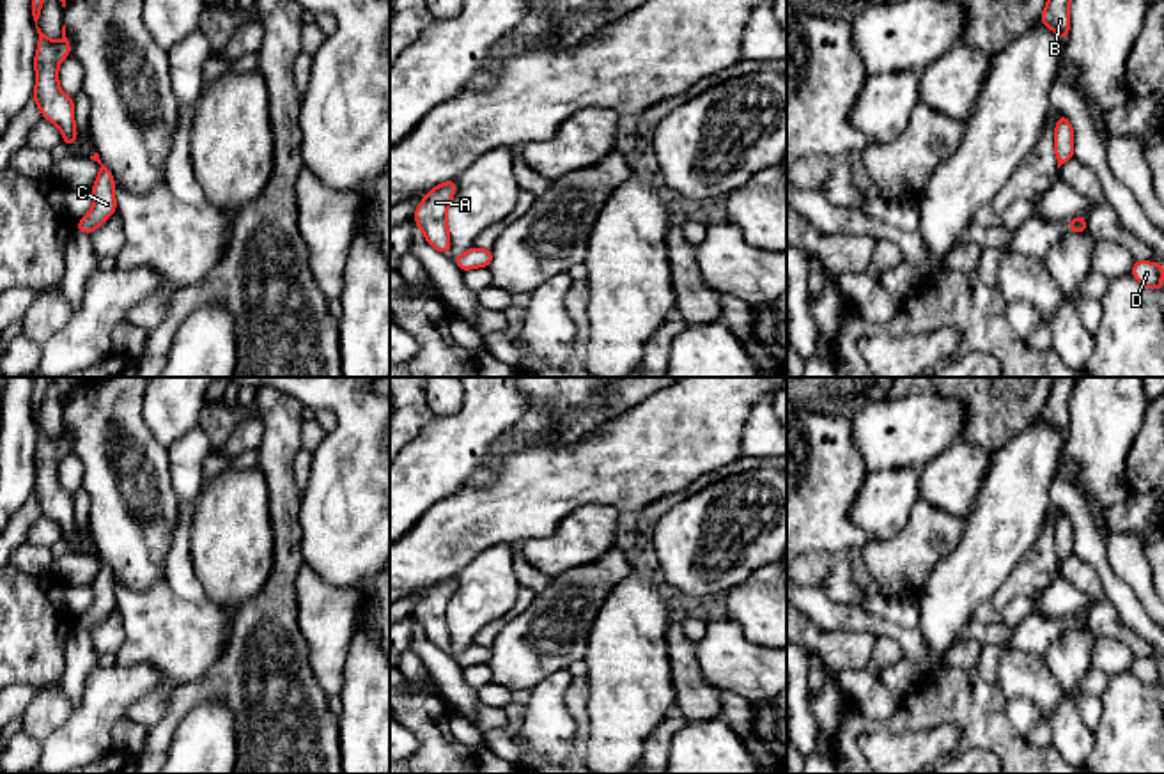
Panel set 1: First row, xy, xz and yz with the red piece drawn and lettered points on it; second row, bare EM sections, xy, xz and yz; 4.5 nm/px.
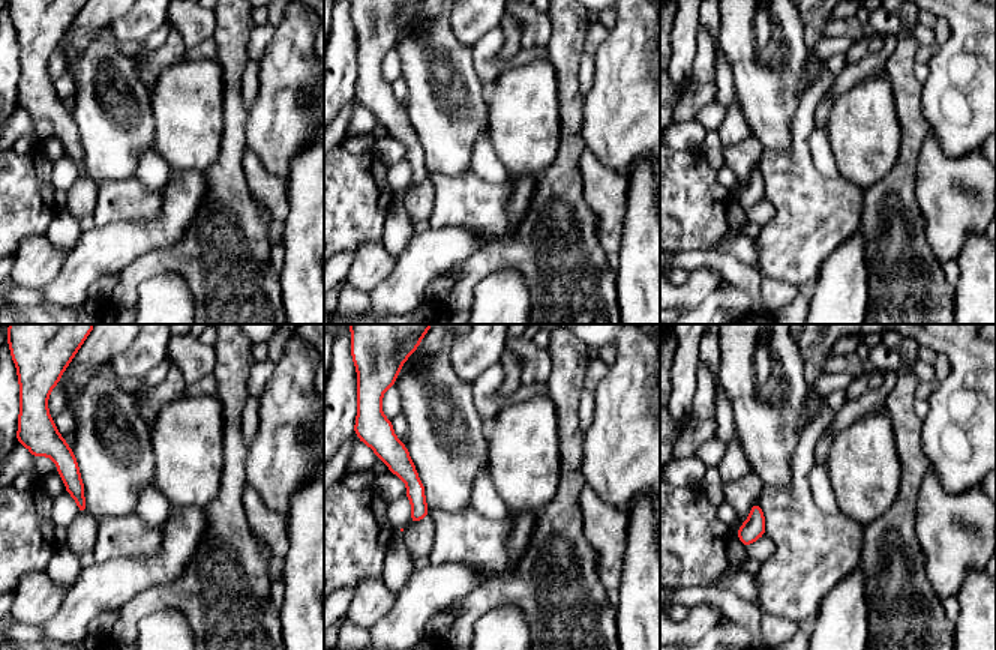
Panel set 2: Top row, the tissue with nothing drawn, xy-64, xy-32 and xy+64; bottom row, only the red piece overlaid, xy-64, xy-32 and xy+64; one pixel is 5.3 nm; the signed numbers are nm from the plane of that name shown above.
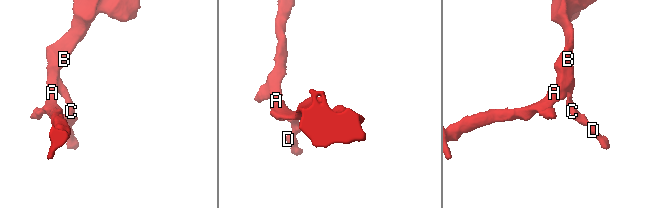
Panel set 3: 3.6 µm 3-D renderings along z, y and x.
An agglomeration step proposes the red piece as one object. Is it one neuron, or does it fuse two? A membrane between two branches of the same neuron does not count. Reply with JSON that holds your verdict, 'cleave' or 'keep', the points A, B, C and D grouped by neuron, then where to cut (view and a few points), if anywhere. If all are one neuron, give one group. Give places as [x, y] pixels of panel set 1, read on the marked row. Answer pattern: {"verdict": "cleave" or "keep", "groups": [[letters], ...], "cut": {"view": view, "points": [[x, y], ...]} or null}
{"verdict": "keep", "groups": [["A", "B", "C", "D"]], "cut": null}

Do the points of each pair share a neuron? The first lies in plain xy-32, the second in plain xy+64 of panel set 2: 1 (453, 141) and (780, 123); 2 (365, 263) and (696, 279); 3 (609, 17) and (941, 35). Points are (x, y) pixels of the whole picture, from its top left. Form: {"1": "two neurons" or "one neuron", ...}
{"1": "one neuron", "2": "one neuron", "3": "one neuron"}

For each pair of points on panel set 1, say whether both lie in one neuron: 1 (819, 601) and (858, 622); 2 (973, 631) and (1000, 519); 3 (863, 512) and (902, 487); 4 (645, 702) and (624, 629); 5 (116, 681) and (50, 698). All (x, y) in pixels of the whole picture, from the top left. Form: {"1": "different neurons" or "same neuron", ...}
{"1": "same neuron", "2": "different neurons", "3": "same neuron", "4": "same neuron", "5": "different neurons"}

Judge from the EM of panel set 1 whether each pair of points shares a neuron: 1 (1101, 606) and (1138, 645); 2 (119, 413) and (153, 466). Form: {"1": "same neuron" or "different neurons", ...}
{"1": "same neuron", "2": "same neuron"}

